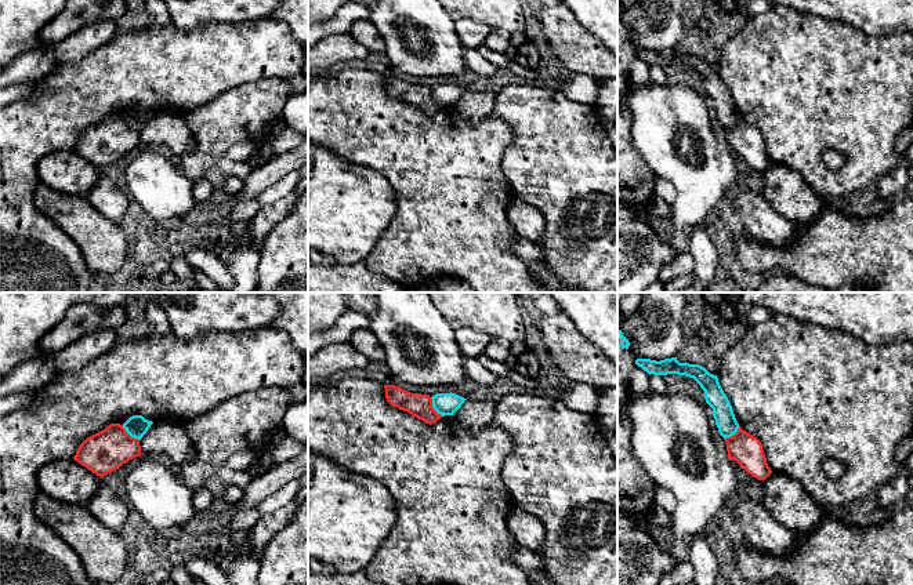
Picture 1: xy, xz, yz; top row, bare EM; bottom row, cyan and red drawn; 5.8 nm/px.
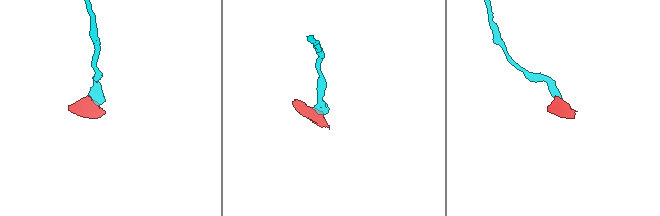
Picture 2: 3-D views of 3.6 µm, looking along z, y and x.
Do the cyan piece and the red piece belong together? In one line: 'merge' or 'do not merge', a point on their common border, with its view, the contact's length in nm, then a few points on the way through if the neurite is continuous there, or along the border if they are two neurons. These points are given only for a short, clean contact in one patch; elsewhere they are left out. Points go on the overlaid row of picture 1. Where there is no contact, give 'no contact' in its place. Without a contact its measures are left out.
do not merge; meets cyan in xz at (433, 406); contact 130 nm long; border along xz (430, 398), (431, 406), (442, 415)

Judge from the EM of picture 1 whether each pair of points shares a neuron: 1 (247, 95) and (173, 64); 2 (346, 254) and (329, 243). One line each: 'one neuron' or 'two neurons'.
1: two neurons
2: one neuron

